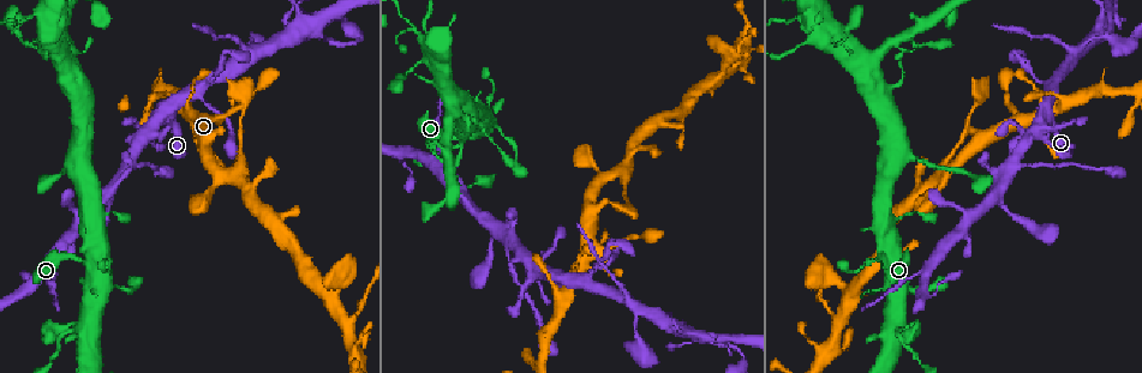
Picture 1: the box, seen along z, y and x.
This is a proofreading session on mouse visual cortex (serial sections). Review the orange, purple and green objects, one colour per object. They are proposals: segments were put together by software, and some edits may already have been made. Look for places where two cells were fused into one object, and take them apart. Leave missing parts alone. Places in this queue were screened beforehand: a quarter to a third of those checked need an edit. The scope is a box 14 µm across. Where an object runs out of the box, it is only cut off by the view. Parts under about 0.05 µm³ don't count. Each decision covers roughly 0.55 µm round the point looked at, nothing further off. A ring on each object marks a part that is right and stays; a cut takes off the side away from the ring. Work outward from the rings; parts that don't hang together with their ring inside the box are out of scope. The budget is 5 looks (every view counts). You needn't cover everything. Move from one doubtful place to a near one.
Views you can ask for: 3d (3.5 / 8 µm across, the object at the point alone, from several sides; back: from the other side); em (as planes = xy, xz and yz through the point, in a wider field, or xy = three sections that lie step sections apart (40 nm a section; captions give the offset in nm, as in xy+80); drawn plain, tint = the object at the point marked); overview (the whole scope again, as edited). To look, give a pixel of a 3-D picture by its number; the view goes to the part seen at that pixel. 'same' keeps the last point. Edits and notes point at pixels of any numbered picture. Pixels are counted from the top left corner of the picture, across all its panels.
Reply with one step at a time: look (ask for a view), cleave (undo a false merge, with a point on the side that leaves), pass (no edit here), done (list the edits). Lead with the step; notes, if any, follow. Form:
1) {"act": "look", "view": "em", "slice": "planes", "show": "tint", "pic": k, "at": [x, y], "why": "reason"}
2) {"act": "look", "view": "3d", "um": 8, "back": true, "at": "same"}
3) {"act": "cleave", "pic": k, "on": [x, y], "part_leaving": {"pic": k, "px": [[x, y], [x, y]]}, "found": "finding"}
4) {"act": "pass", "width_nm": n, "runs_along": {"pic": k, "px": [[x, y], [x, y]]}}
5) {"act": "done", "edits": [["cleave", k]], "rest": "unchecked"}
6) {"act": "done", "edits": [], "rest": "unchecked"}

{"act": "look", "view": "3d", "um": 3.5, "pic": 1, "at": [927, 266], "why": "side arm on a straight run"}

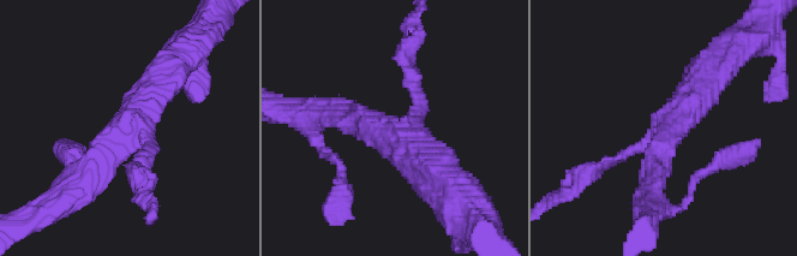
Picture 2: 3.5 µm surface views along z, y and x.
{"act": "look", "view": "em", "slice": "xy", "step": 2, "show": "plain", "pic": 2, "at": [671, 125], "arms": 3, "arm_widths_nm": [150, 350, 450], "why": "now the EM"}

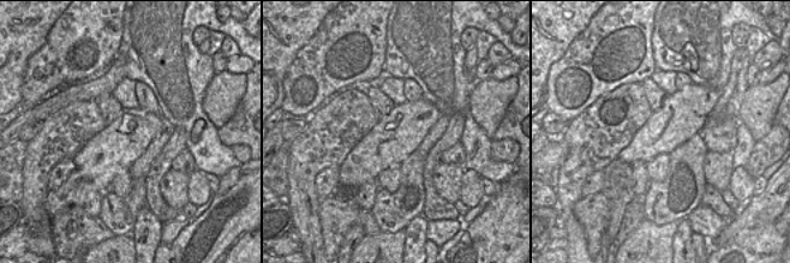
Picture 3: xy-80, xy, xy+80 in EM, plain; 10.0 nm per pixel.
{"act": "look", "view": "em", "slice": "xy", "step": 2, "show": "tint", "at": "same", "why": "with the object marked"}

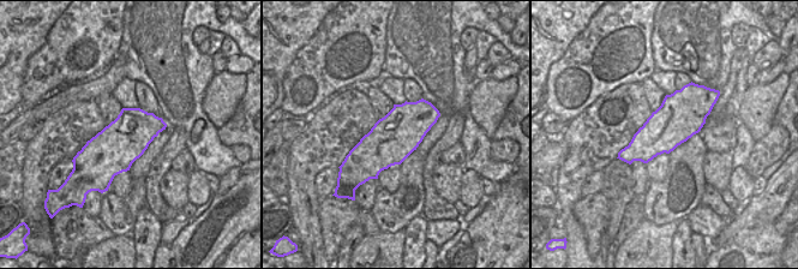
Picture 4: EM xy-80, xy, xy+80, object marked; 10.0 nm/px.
{"act": "pass", "runs_along": {"pic": 2, "px": [[169, 70], [73, 184]]}, "found": "all the same cell"}

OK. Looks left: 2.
{"act": "look", "view": "3d", "um": 8, "pic": 1, "at": [70, 326], "why": "abrupt turn"}

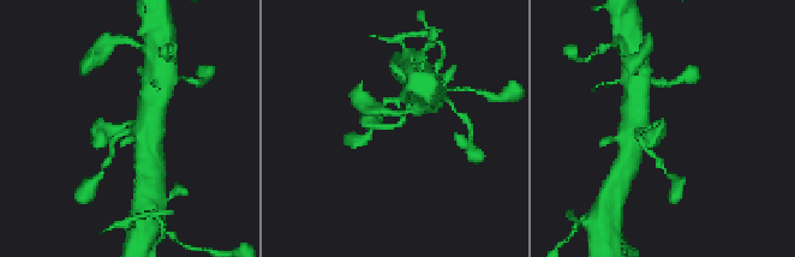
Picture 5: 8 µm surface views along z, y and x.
{"act": "look", "view": "em", "slice": "xy", "step": 5, "show": "tint", "pic": 5, "at": [127, 121], "why": "need the tissue"}

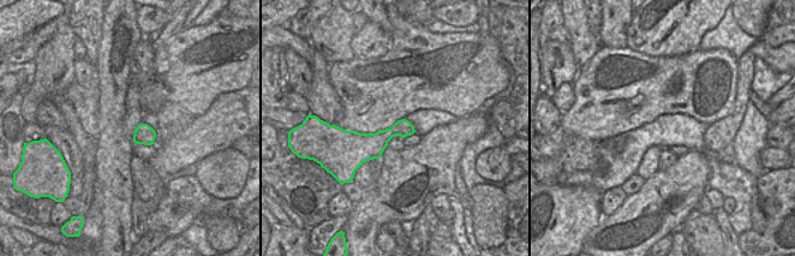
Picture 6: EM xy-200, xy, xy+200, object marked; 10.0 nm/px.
{"act": "pass", "found": "one cell here"}

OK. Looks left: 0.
{"act": "done", "edits": [], "rest": "unchecked"}

